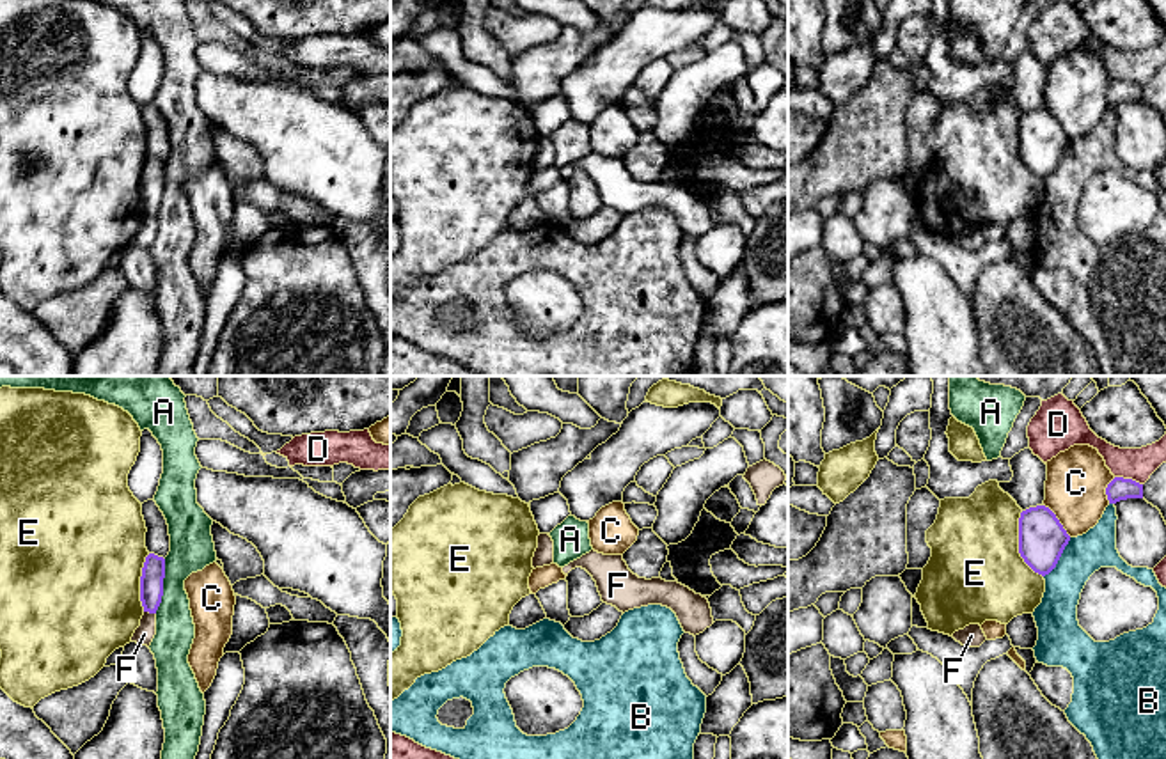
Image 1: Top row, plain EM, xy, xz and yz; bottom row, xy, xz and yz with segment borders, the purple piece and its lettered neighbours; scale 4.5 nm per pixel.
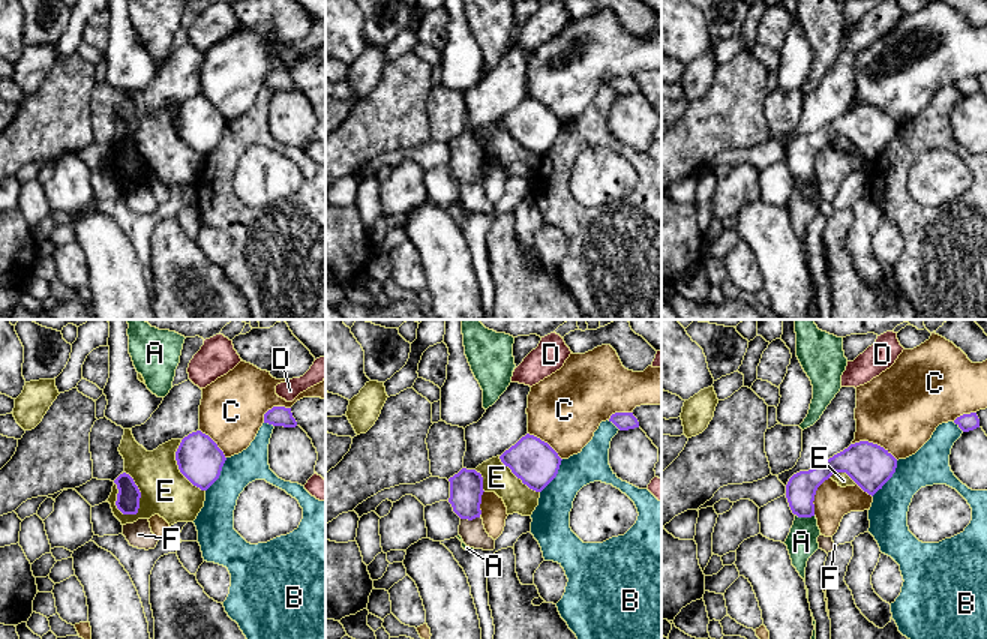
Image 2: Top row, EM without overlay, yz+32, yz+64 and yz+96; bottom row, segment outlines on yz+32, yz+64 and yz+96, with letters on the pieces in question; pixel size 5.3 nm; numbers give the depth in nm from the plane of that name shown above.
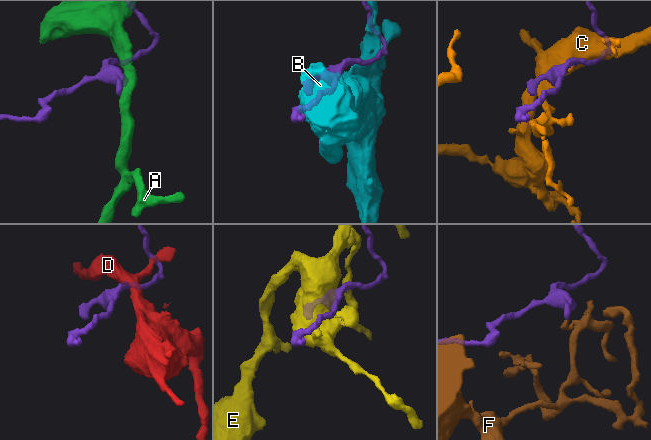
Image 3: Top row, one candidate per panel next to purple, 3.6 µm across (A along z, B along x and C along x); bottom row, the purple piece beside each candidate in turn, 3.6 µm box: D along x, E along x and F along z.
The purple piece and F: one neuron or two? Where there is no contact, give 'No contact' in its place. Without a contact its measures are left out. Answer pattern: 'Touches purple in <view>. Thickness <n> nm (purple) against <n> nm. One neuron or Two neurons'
Touches purple in xy. Thickness 110 nm (purple) against 90 nm. Two neurons

